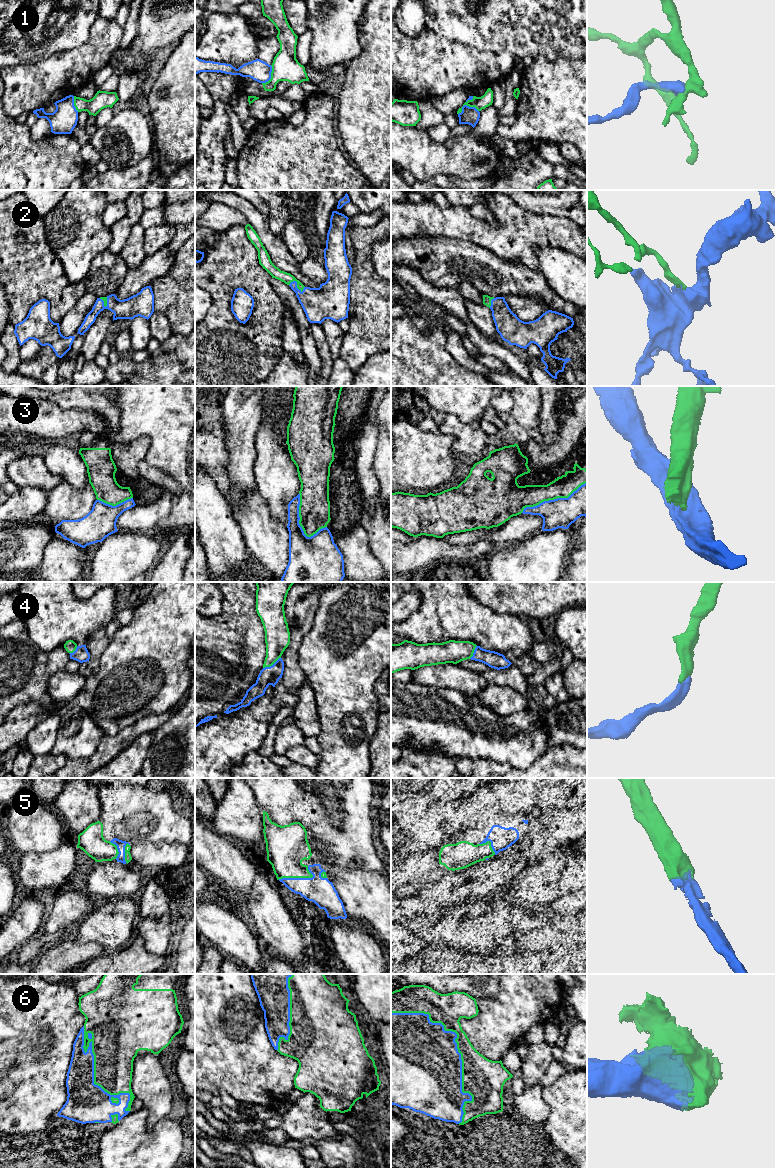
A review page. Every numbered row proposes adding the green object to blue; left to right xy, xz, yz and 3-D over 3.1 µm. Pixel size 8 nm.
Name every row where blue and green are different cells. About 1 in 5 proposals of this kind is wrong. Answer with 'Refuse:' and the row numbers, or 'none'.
Refuse: 1, 3

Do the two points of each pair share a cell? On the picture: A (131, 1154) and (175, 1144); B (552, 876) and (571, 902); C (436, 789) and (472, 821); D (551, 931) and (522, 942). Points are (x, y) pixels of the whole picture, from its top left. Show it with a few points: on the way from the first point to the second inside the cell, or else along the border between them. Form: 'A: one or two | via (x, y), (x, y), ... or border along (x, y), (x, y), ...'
A: one | via (142, 1154), (153, 1154), (164, 1145)
B: two | border along (576, 891), (563, 894), (549, 904)
C: two | border along (426, 791), (446, 801), (452, 801), (470, 793)
D: one | via (544, 938), (529, 941)

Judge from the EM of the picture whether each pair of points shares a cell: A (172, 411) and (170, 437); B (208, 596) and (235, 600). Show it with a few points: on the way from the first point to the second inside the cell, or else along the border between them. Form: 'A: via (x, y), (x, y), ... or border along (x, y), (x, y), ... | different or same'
A: via (172, 417), (172, 431) | same
B: border along (222, 592), (222, 609), (217, 614), (208, 617) | different

